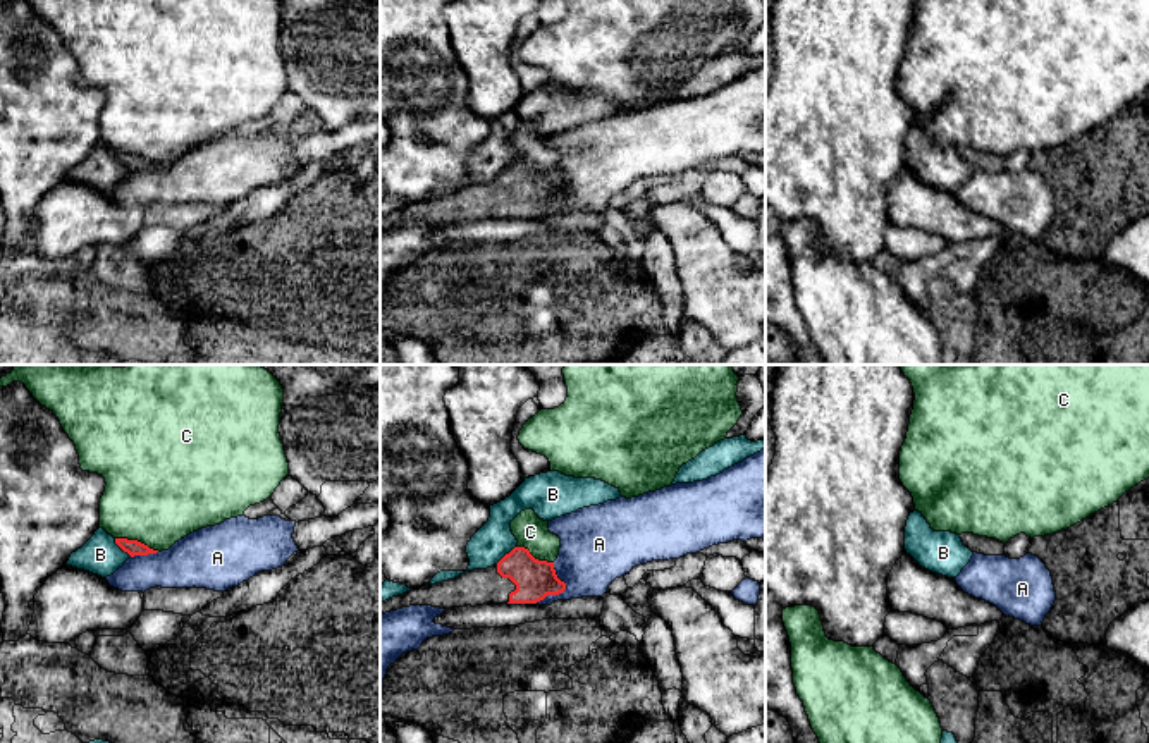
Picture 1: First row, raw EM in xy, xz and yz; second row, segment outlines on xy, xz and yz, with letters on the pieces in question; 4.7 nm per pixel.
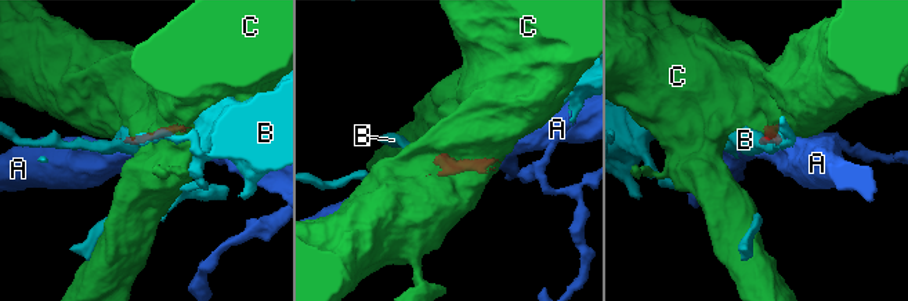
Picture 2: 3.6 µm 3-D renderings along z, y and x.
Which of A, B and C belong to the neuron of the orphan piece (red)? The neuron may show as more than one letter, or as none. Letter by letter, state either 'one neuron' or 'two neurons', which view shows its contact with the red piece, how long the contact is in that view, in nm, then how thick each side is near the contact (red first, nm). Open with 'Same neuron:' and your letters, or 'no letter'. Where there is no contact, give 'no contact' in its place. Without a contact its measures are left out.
Same neuron: no letter
A: two neurons; meets red in xz; contact 220 nm long; 180 nm thick on the red side, 340 nm on the other
B: two neurons; meets red in xy; contact 120 nm long; 80 nm thick on the red side, 180 nm on the other
C: two neurons; meets red in xy; contact 220 nm long; 80 nm thick on the red side, 480 nm on the other

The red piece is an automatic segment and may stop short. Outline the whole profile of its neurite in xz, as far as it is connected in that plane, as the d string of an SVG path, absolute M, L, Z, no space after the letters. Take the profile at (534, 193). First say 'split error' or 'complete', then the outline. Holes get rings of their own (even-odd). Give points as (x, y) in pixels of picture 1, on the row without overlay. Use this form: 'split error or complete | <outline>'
split error | M514 162L492 182L466 186L454 194L411 203L380 217L380 230L409 220L452 224L483 218L537 218L564 205L566 198L557 193L554 177L538 175L528 163Z

